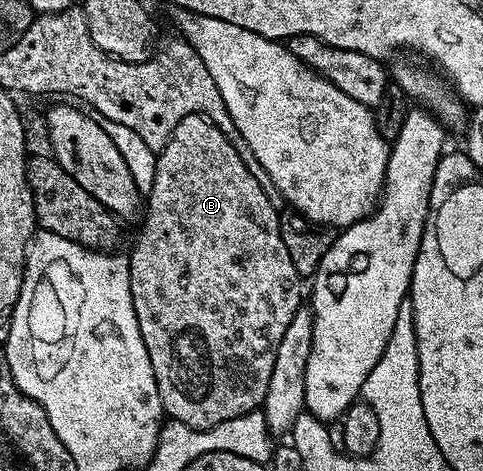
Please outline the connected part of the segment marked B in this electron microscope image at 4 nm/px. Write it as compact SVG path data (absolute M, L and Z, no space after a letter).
M189 115L184 117L184 121L180 121L180 125L176 125L176 129L172 133L172 137L168 141L168 145L164 145L162 151L157 152L156 158L156 177L152 189L148 193L150 204L145 204L144 215L146 211L146 220L142 223L142 232L138 235L138 240L134 243L134 248L128 251L130 261L130 288L132 289L132 305L136 309L136 321L140 325L140 337L144 337L144 345L148 349L148 357L152 361L152 373L156 373L156 385L160 389L160 401L162 402L163 412L173 422L188 425L194 431L207 431L216 425L220 425L224 421L241 420L241 415L246 415L249 411L257 412L261 408L264 397L268 393L268 381L272 381L272 365L276 365L276 349L280 349L280 337L284 337L284 329L288 329L292 317L296 317L298 308L303 306L304 291L302 295L303 276L296 273L296 265L292 265L292 257L288 257L288 249L284 245L284 241L280 237L280 225L278 224L279 208L272 205L272 201L268 201L264 189L260 189L260 181L256 181L256 177L252 177L252 173L248 173L248 165L244 165L244 161L240 157L240 153L236 153L236 149L232 145L232 141L228 141L228 137L224 137L224 133L215 123L211 123L205 115Z

